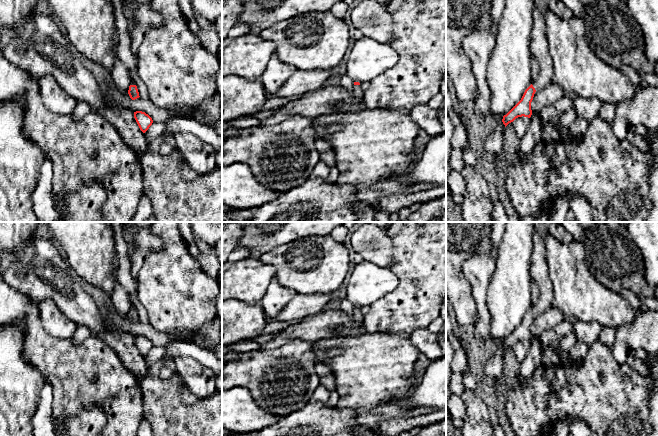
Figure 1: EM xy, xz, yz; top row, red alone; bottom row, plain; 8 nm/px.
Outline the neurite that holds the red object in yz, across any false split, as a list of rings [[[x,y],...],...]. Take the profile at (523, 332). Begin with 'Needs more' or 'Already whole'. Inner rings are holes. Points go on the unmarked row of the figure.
Needs more. [[[535,222],[533,233],[533,254],[531,257],[531,277],[540,286],[540,296],[537,304],[532,307],[524,316],[521,324],[503,340],[502,346],[505,351],[518,341],[528,341],[532,339],[531,326],[537,314],[552,307],[553,291],[548,278],[548,266],[546,263],[545,235],[548,228],[553,223],[561,222]]]

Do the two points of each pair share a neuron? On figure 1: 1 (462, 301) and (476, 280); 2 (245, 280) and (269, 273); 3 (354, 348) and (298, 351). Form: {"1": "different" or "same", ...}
{"1": "different", "2": "same", "3": "different"}

